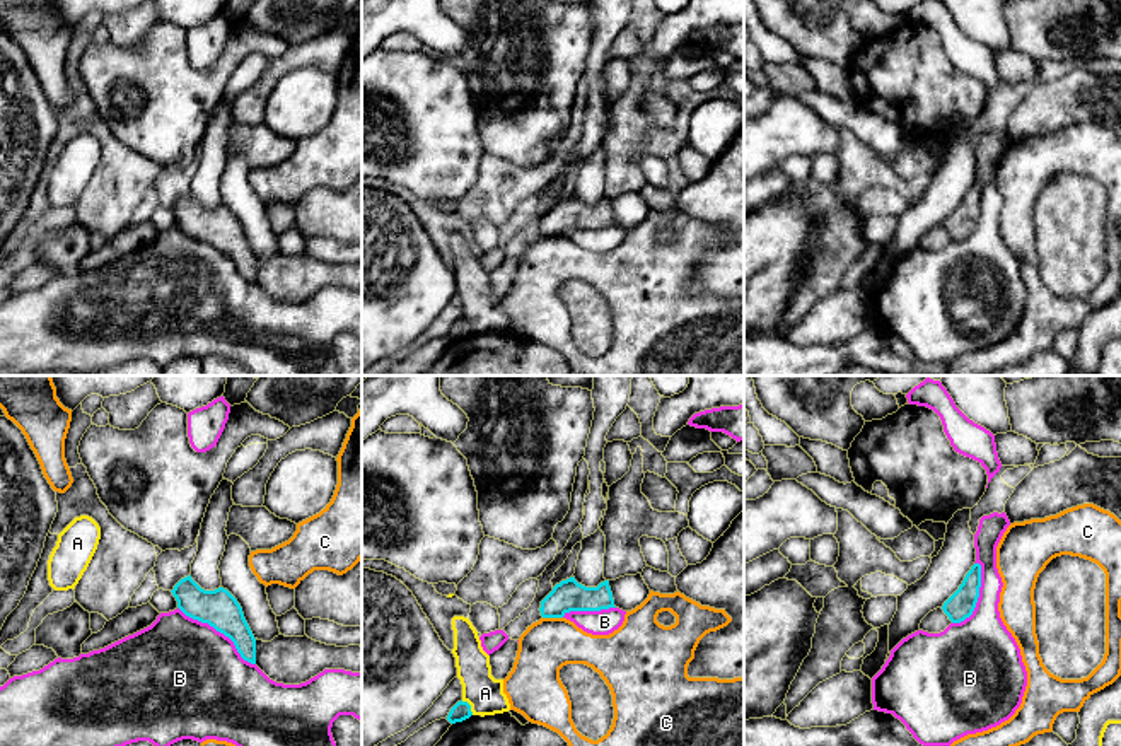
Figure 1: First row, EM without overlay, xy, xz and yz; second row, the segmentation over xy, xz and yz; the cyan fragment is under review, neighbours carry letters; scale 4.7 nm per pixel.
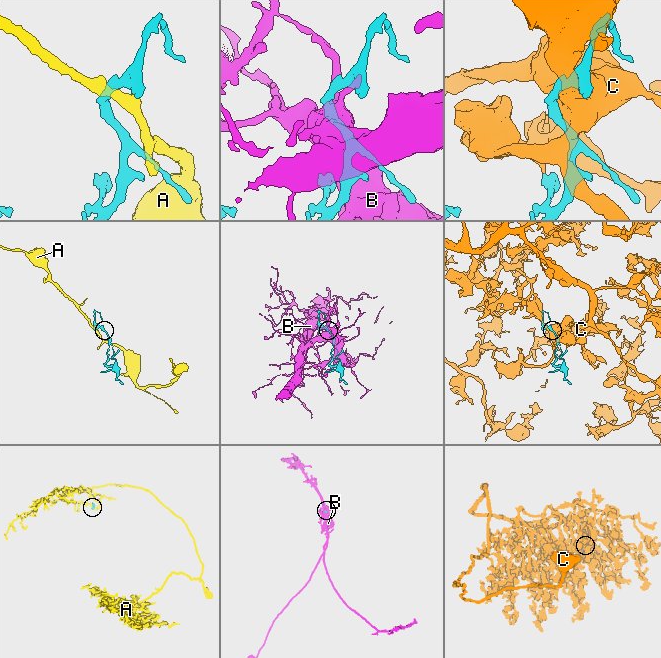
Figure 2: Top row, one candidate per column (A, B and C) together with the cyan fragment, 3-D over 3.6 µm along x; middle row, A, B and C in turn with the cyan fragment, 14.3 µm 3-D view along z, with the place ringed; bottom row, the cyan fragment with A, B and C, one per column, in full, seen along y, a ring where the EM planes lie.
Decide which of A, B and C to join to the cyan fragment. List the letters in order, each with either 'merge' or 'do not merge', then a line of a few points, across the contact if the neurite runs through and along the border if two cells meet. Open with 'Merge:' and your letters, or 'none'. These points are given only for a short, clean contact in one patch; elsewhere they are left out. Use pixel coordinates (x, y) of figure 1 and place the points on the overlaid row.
Merge: C
A: do not merge; line xz (461, 700), (470, 705), (473, 714)
B: do not merge
C: merge

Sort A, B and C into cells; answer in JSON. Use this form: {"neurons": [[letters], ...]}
{"neurons": [["A"], ["B"], ["C"]]}

